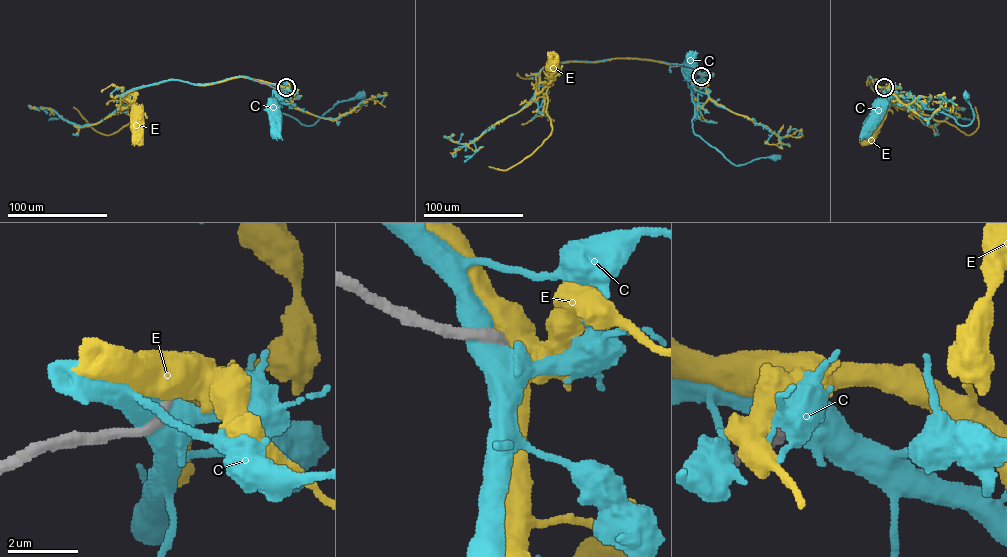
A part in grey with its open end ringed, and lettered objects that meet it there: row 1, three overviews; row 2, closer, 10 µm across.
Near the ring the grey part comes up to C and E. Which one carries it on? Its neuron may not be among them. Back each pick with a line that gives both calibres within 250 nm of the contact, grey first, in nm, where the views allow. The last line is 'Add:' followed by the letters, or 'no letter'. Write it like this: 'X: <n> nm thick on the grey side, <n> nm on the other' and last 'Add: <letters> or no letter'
Add: no letter

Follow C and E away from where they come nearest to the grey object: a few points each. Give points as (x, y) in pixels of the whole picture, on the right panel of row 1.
C: (883, 88), (888, 97), (897, 93), (921, 107), (949, 115), (962, 125), (969, 125), (974, 118), (966, 96)
E: (884, 88), (868, 79), (892, 101), (966, 135), (978, 125), (975, 107)

